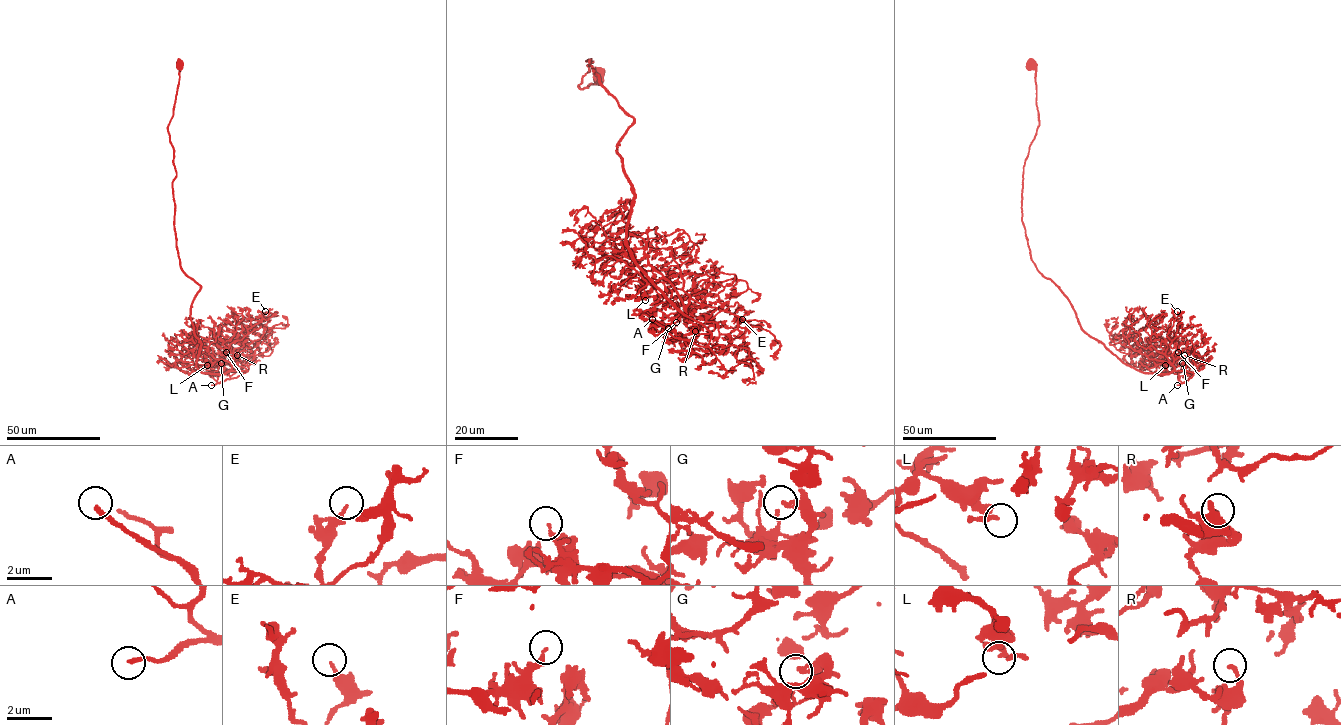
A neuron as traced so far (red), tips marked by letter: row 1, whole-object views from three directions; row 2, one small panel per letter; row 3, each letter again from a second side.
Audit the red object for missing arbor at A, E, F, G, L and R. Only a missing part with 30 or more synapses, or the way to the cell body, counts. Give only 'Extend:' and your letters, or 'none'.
Extend: A

